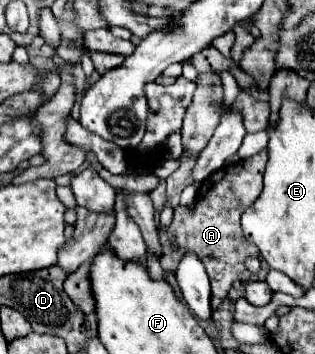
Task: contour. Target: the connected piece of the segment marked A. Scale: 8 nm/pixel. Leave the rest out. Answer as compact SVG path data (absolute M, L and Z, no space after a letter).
M262 150L238 164L226 164L224 168L208 176L208 180L204 180L192 208L176 206L172 224L158 230L162 244L160 264L164 271L175 272L180 258L186 252L196 252L210 276L214 308L228 296L228 290L236 280L238 282L250 280L250 272L244 264L246 258L260 258L260 250L254 244L250 244L242 234L240 216L248 206L254 204L254 200L262 192L262 174L266 168L266 160L268 152Z

